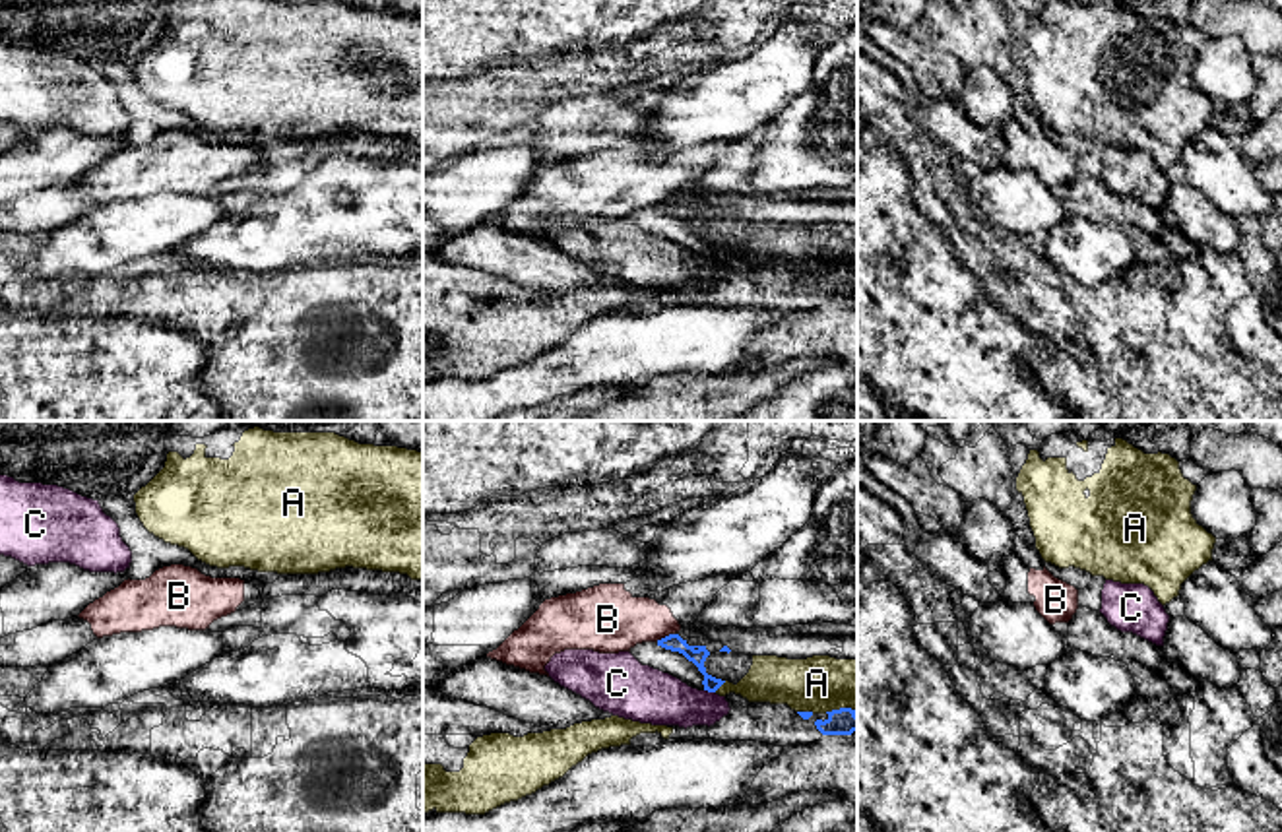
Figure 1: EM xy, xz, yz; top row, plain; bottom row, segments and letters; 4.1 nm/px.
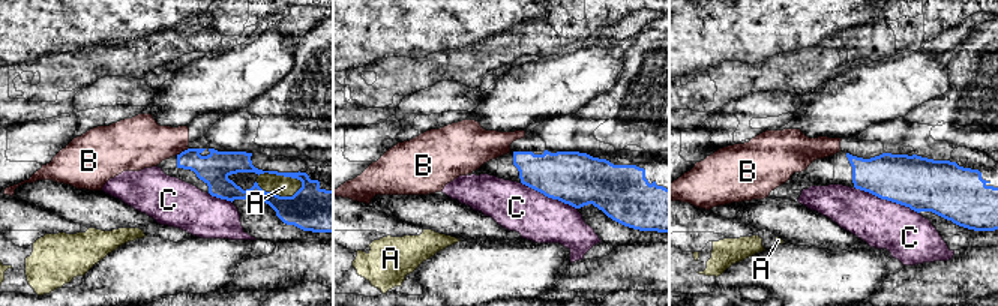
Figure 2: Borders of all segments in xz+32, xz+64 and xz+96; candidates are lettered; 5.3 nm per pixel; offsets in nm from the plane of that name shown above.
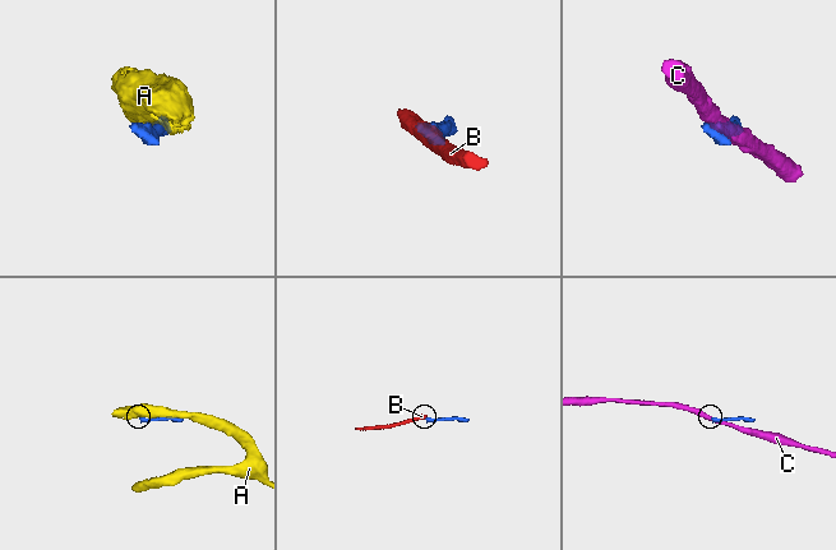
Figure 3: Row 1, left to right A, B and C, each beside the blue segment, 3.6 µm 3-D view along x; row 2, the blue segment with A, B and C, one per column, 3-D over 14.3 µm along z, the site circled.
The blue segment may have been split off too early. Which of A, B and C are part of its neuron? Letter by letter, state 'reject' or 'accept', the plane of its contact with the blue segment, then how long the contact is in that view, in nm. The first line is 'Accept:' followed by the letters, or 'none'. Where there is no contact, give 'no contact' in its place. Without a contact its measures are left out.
Accept: none
A: reject; meets blue in xz; contact 70 nm long
B: reject; meets blue in xz; contact 90 nm long
C: reject; meets blue in xz; contact 50 nm long

